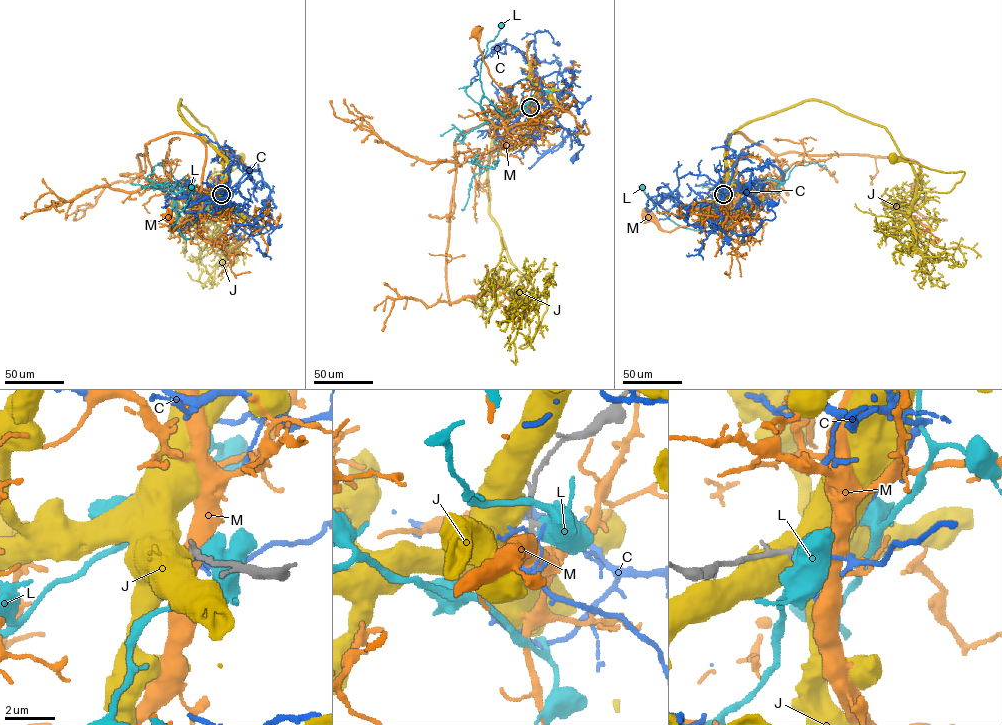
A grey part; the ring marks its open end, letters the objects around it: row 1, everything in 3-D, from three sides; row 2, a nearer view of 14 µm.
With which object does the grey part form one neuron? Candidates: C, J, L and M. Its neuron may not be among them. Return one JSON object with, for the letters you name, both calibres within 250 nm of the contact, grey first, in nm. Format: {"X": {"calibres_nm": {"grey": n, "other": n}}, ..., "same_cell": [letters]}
{"M": {"calibres_nm": {"grey": 240, "other": 380}}, "same_cell": ["M"]}

